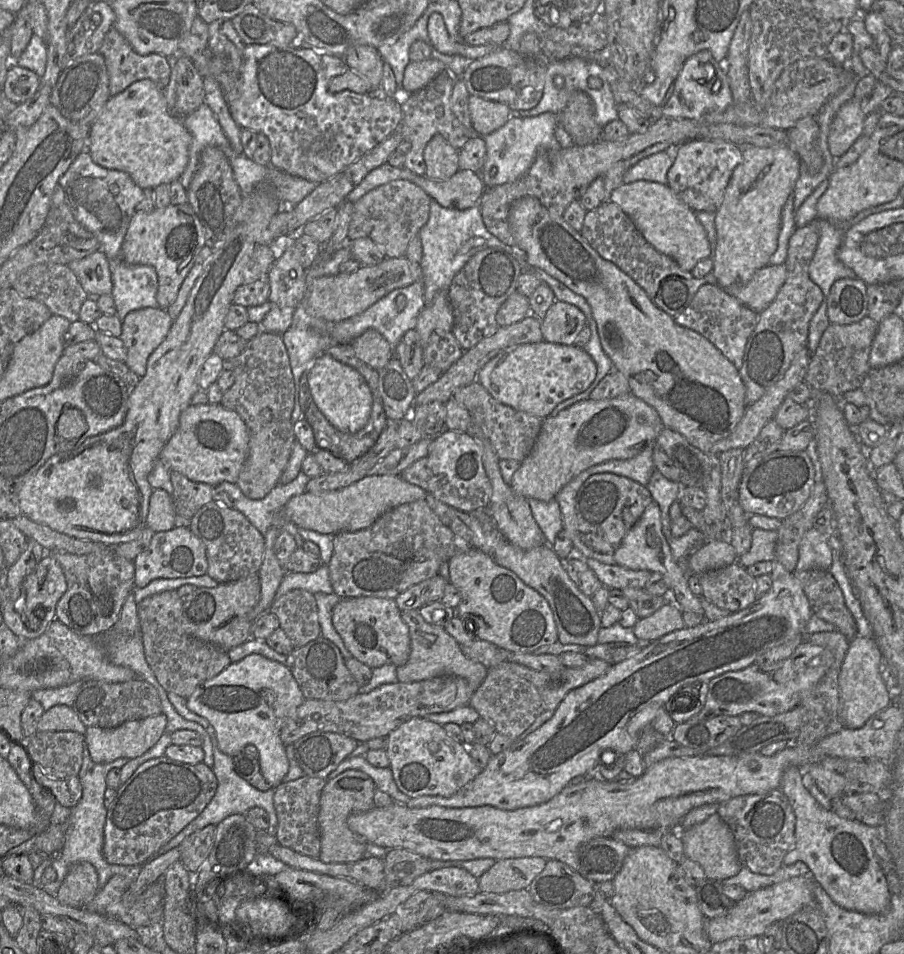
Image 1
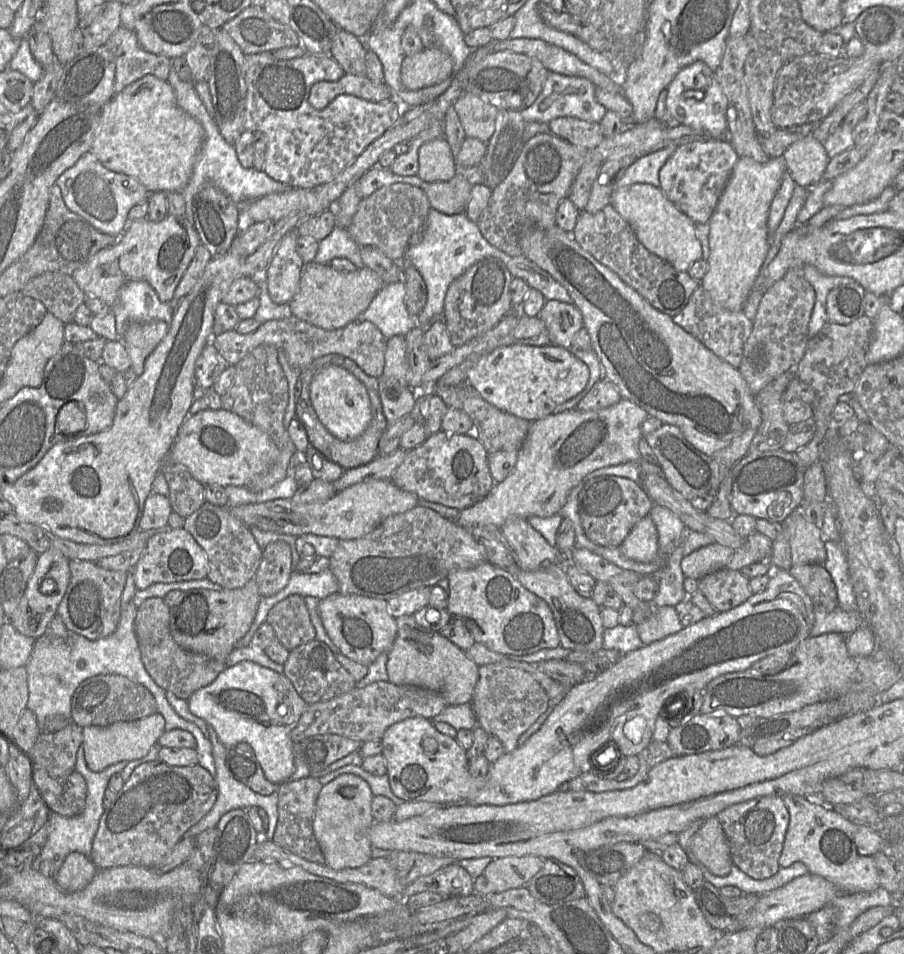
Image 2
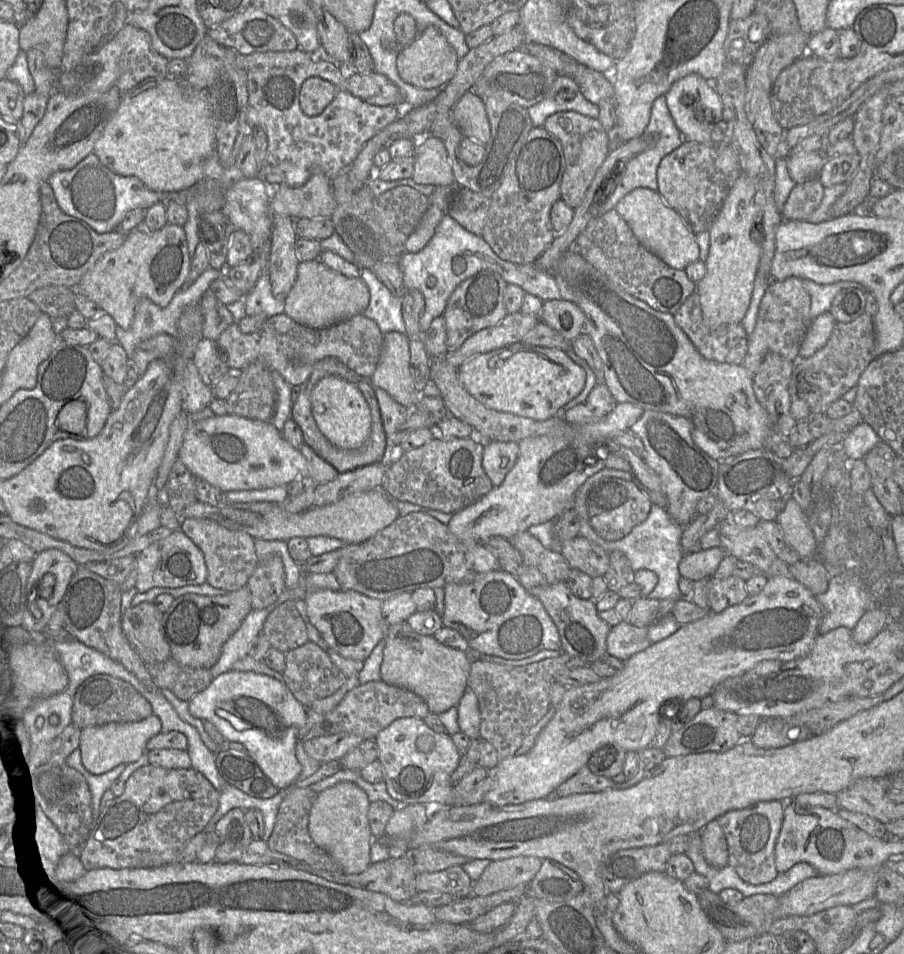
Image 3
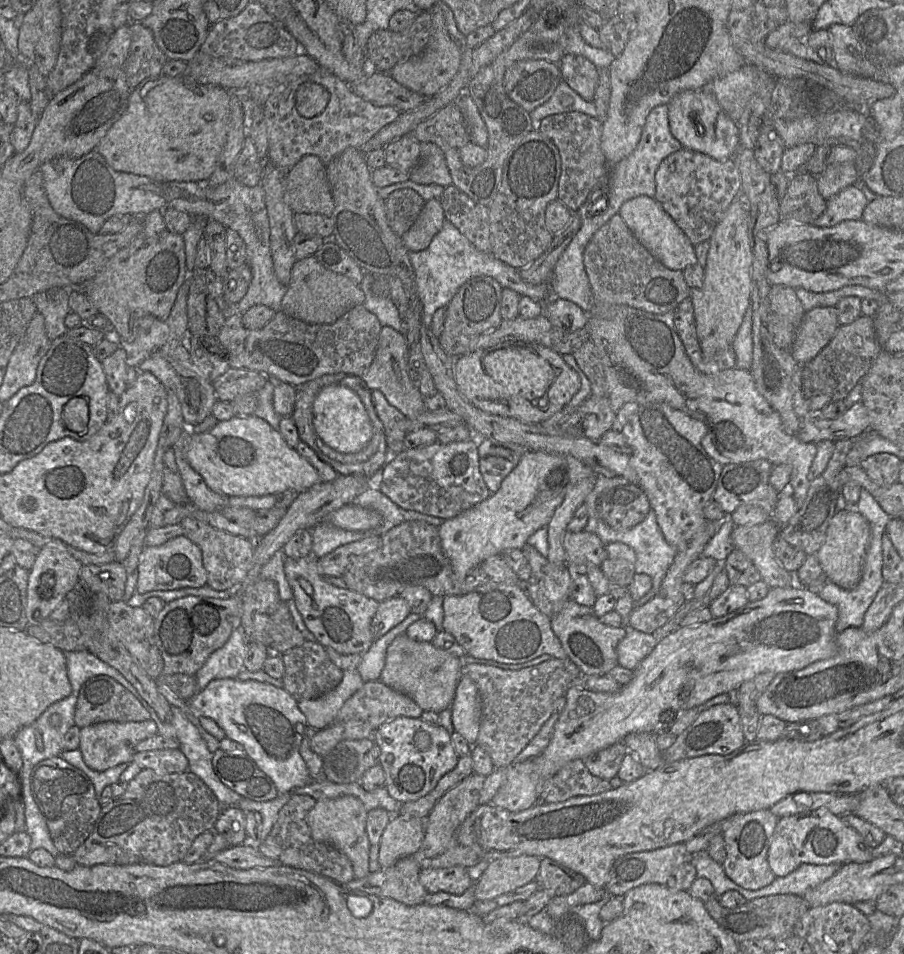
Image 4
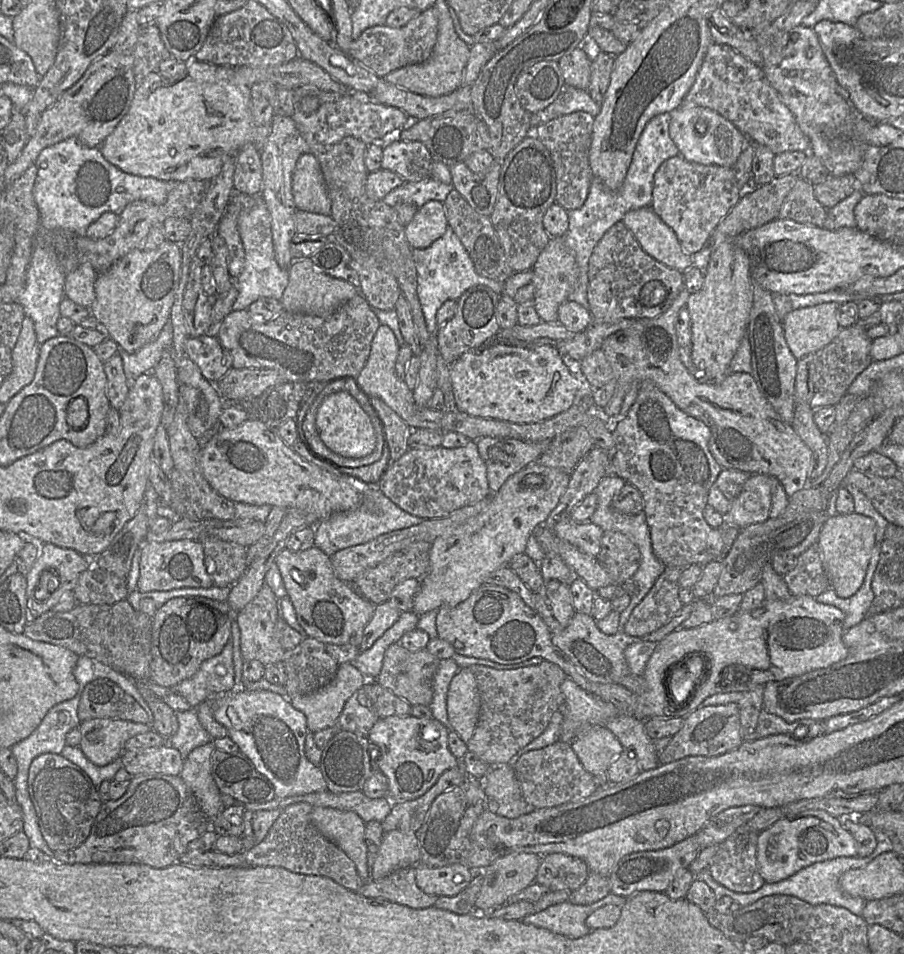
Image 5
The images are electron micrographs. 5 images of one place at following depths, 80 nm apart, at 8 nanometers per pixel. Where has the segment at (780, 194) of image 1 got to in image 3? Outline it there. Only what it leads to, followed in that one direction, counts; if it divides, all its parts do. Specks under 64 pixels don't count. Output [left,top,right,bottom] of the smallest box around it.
[695,173,761,329]

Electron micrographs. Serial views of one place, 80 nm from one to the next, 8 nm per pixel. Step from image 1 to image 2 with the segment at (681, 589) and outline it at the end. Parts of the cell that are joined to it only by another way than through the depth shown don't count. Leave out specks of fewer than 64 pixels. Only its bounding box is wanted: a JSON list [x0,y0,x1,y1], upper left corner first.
[619,515,658,563]

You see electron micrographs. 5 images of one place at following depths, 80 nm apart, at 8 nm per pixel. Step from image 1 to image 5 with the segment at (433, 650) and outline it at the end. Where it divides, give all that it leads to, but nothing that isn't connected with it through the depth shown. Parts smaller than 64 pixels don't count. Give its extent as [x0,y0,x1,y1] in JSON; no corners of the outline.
[376,641,439,706]

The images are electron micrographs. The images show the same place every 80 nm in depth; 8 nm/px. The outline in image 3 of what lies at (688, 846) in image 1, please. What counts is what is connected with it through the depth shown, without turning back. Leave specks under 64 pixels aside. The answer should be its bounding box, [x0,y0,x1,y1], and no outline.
[701,820,728,868]

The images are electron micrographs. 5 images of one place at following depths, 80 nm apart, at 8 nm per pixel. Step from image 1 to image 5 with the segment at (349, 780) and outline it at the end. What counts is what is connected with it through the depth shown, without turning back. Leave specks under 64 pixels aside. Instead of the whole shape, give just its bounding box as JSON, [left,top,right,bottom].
[312,807,369,881]

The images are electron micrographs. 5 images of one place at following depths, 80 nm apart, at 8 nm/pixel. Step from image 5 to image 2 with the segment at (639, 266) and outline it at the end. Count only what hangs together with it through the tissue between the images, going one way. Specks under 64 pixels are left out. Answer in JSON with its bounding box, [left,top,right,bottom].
[571,204,700,318]

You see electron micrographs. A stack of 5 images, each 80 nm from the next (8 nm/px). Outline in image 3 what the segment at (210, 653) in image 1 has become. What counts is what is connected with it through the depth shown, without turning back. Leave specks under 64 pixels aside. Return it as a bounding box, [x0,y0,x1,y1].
[121,602,213,701]

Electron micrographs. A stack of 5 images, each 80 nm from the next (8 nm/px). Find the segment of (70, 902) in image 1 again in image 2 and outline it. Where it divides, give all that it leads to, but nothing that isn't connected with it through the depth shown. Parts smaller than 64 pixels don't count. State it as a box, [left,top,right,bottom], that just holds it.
[56,852,97,892]

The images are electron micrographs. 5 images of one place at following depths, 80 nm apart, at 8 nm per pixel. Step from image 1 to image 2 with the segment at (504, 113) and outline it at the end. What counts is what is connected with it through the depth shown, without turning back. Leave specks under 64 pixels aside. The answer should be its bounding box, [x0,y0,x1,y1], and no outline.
[453,92,499,143]

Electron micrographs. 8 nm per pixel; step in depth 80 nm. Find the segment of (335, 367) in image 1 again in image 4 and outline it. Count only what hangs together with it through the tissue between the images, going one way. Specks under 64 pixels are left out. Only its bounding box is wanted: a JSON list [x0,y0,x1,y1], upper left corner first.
[313,384,373,455]

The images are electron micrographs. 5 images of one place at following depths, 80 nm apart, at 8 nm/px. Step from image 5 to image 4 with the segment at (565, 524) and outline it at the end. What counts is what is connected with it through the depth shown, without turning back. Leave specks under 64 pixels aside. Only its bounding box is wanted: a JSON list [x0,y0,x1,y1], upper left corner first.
[563,530,604,570]

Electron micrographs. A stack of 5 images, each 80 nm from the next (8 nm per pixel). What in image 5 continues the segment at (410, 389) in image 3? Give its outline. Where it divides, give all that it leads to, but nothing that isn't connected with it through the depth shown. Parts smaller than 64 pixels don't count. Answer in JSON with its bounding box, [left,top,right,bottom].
[356,325,443,431]

